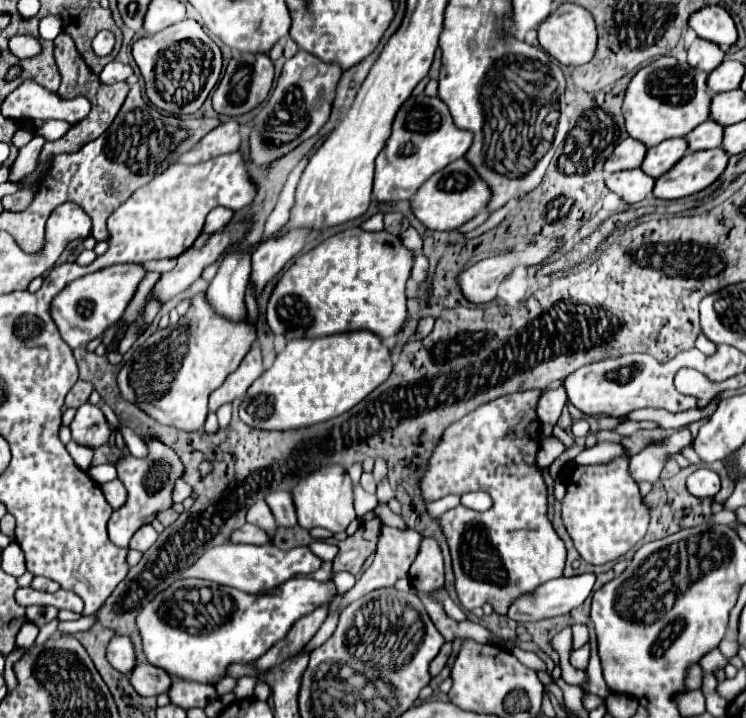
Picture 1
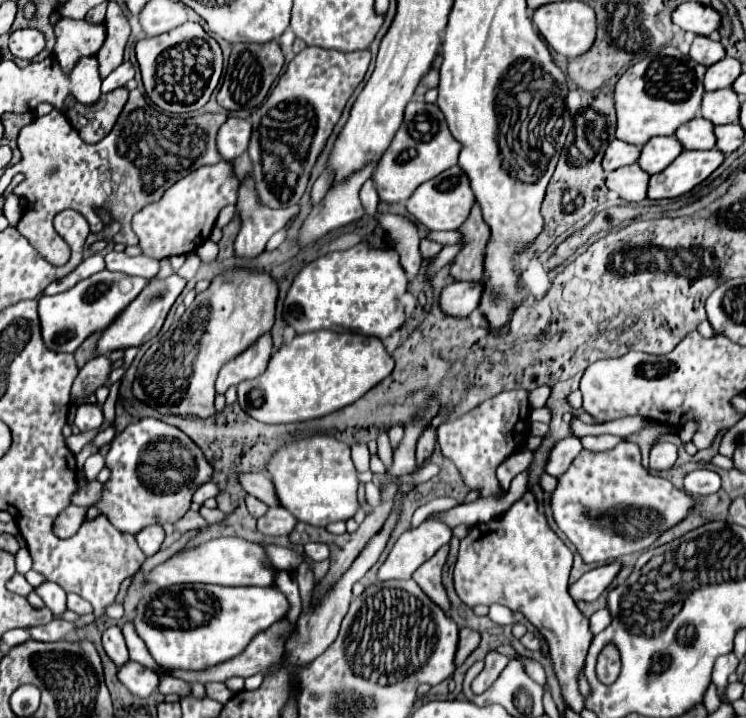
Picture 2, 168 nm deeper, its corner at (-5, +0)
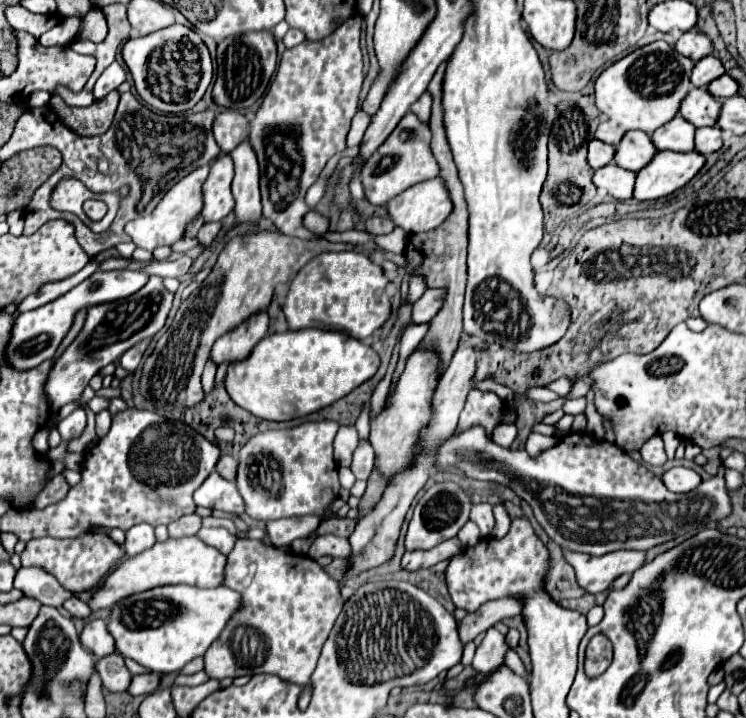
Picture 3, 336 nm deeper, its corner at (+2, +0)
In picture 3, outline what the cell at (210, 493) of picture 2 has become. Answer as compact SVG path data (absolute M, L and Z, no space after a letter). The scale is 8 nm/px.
M216 470L204 480L204 484L194 492L194 502L198 506L216 508L232 514L244 514L244 500L234 482L228 482L216 474Z

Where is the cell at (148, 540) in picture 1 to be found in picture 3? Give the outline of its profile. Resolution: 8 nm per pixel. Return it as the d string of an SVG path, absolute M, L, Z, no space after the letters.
M136 524L126 532L126 542L124 542L124 550L126 556L136 556L148 548L152 548L156 544L156 536L154 536L154 528L148 524Z

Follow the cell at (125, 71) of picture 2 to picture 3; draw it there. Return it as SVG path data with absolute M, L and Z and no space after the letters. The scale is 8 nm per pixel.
M112 62L112 64L102 72L102 76L96 80L96 86L94 86L94 98L96 98L96 100L104 98L108 92L116 90L124 80L126 80L126 72L124 72L124 68L122 68L118 62Z

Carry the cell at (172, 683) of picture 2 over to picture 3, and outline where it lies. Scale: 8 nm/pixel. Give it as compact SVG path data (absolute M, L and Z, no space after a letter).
M138 674L132 678L132 686L130 686L130 694L138 696L138 694L152 694L160 688L160 678L156 674Z

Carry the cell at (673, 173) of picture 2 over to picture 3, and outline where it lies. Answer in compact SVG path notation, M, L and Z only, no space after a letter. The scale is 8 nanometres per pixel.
M672 150L658 152L656 158L652 158L650 166L644 166L644 170L636 174L634 198L656 200L668 196L688 184L704 164L706 158L696 150L686 154Z

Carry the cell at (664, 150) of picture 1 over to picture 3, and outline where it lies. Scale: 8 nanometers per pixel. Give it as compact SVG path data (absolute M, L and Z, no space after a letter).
M630 132L622 138L622 142L616 148L614 162L622 168L628 168L632 172L640 172L644 166L650 164L650 160L656 156L656 146L652 138L644 132Z

